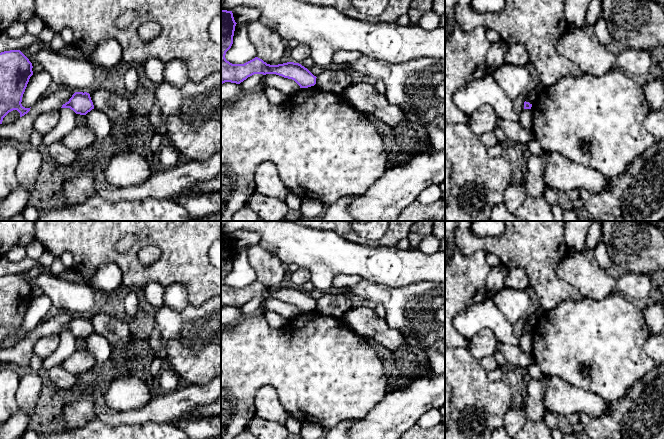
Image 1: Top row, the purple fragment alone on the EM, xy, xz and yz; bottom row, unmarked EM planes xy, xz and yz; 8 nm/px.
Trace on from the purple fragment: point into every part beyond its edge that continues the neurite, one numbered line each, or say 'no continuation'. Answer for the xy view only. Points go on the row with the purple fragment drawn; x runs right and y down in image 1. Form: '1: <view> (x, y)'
no continuation

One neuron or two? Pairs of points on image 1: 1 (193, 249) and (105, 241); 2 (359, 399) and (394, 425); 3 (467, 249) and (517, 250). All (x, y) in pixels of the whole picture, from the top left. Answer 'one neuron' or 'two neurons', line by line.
1: one neuron
2: two neurons
3: one neuron

